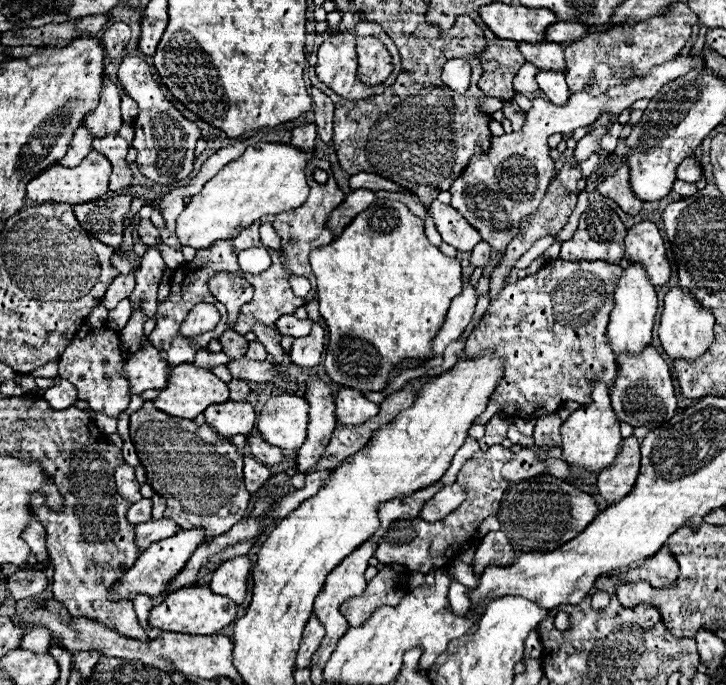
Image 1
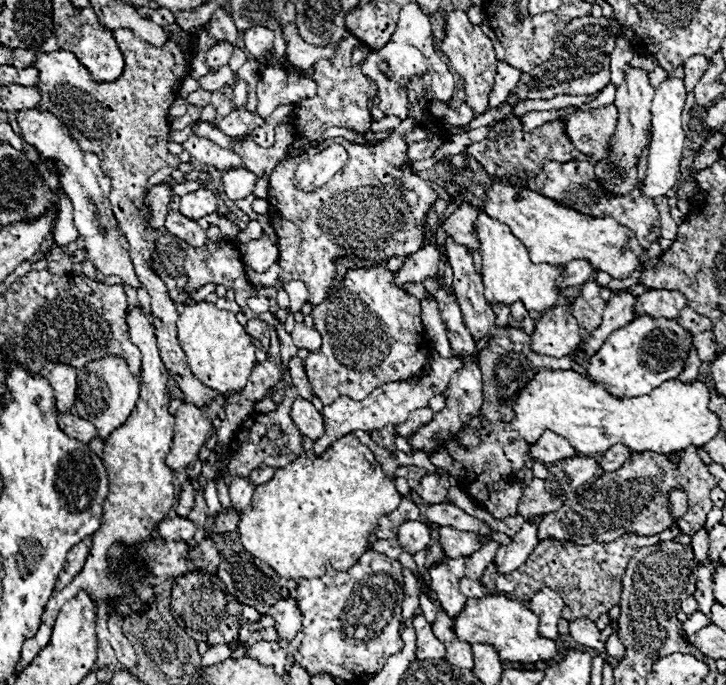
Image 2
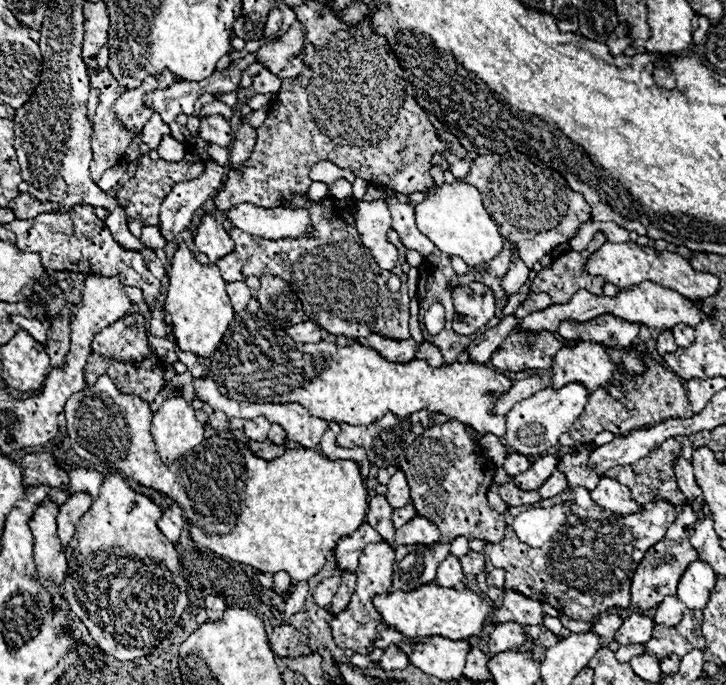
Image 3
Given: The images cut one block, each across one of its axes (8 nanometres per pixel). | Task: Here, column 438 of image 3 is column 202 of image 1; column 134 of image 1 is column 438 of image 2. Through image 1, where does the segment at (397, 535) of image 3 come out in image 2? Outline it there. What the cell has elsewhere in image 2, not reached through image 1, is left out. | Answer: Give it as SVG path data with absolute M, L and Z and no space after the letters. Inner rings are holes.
M446 560L430 566L430 586L438 594L442 610L448 616L456 616L464 608L466 596L458 590L458 578L448 572Z

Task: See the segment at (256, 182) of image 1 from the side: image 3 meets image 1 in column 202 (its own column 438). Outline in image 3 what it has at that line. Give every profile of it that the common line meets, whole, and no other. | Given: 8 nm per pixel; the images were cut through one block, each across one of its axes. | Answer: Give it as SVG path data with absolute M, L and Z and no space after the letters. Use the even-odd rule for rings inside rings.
M454 180L452 184L444 182L440 188L436 184L428 186L424 200L414 206L414 216L418 230L428 236L438 250L450 256L460 256L468 266L478 266L502 250L502 236L498 226L484 210L478 188L470 186L468 182Z

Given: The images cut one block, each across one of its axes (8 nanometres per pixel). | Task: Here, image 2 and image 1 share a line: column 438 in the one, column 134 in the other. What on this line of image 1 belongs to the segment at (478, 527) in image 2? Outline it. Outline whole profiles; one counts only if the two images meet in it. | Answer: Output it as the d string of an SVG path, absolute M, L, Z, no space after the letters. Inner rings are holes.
M142 498L140 502L132 504L132 508L128 510L126 518L128 518L128 522L132 522L132 524L138 524L138 522L148 522L148 520L152 518L150 510L152 510L152 502L150 502L150 498Z

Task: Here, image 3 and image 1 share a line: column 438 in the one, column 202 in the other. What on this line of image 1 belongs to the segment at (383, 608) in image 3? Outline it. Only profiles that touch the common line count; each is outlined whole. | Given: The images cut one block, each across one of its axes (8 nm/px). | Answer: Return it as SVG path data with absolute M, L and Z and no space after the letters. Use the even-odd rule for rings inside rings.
M186 586L168 594L158 606L154 606L148 614L148 624L152 628L160 628L166 632L210 636L228 626L234 620L234 616L236 616L236 606L230 598L210 592L208 586Z

